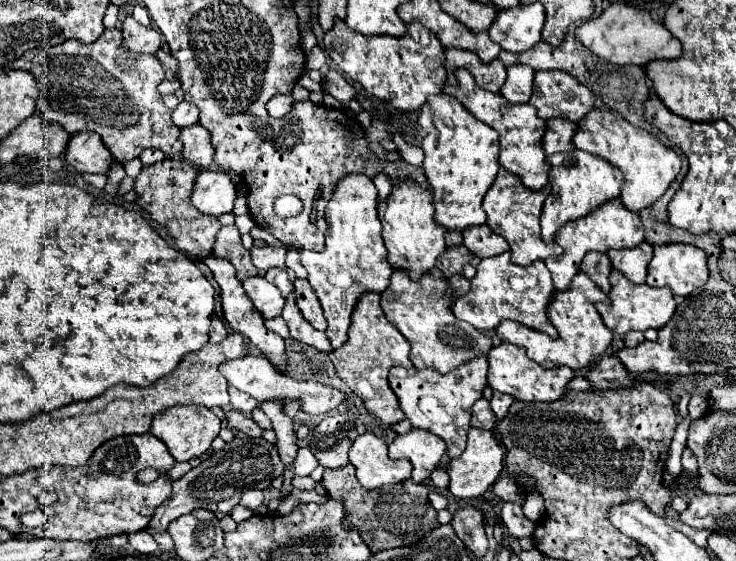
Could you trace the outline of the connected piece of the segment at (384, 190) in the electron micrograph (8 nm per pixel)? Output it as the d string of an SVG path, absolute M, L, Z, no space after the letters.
M384 172L376 174L376 176L372 178L372 182L374 182L376 188L378 188L378 202L382 202L382 198L386 198L386 196L390 194L390 190L392 190L392 182L390 182L390 178L388 178Z

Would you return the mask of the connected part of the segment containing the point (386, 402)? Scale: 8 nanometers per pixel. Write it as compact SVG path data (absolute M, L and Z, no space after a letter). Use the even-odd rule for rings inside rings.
M364 292L364 296L360 296L360 302L356 302L356 308L352 312L352 324L348 330L346 346L334 350L330 354L330 360L336 368L336 374L348 384L350 390L354 390L356 396L362 398L366 410L378 416L384 424L394 426L396 422L404 420L404 412L400 410L398 398L388 384L388 370L390 366L412 368L408 354L410 354L410 344L394 328L394 324L388 322L384 310L380 308L380 296L376 292Z

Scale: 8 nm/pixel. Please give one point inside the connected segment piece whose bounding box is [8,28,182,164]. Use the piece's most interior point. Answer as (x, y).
(81, 88)

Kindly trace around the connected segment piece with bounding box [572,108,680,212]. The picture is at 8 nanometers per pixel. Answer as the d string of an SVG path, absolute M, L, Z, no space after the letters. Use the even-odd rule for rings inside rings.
M592 108L592 114L578 122L572 142L578 150L596 154L620 168L624 174L620 200L632 212L640 212L642 208L656 202L680 172L680 156L672 148L664 146L654 134L632 126L622 114L610 108Z

